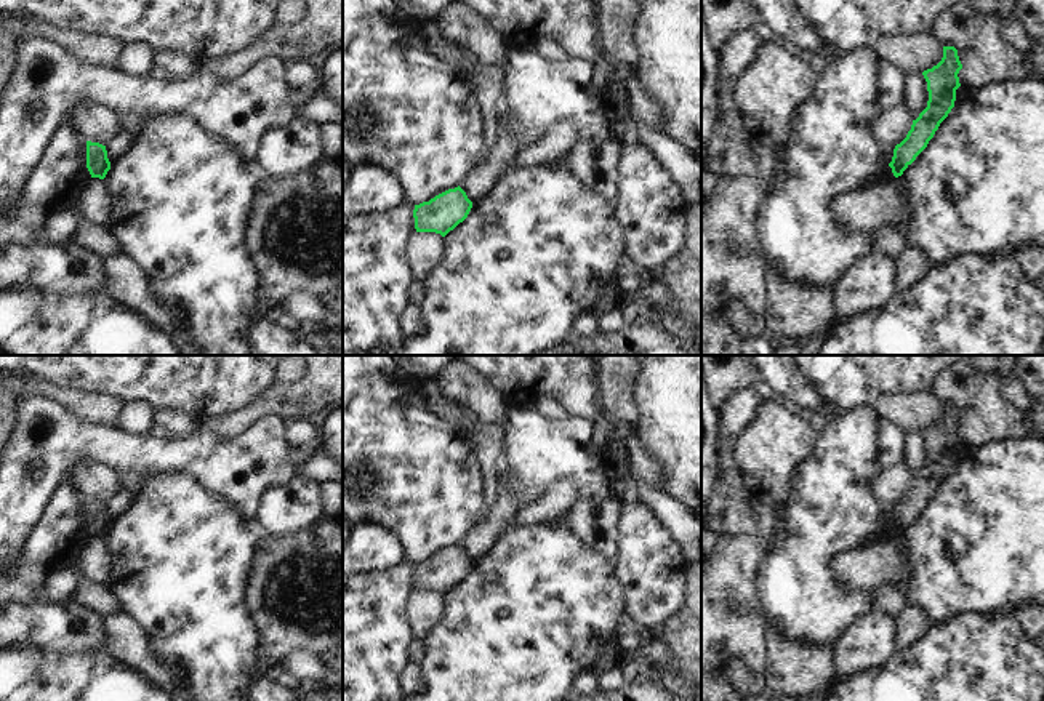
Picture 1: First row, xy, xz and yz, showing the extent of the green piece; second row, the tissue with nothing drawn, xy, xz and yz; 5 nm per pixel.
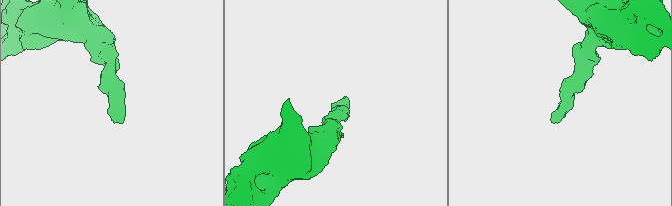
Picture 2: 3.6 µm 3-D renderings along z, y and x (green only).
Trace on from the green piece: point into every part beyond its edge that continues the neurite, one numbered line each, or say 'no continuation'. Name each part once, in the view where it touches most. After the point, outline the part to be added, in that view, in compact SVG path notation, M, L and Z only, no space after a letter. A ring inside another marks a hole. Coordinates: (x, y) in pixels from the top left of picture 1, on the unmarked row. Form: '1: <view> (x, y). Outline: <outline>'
no continuation.

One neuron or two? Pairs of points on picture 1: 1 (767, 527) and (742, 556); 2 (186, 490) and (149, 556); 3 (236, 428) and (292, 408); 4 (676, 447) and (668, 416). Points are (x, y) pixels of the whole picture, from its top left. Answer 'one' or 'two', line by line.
1: two
2: one
3: one
4: one

